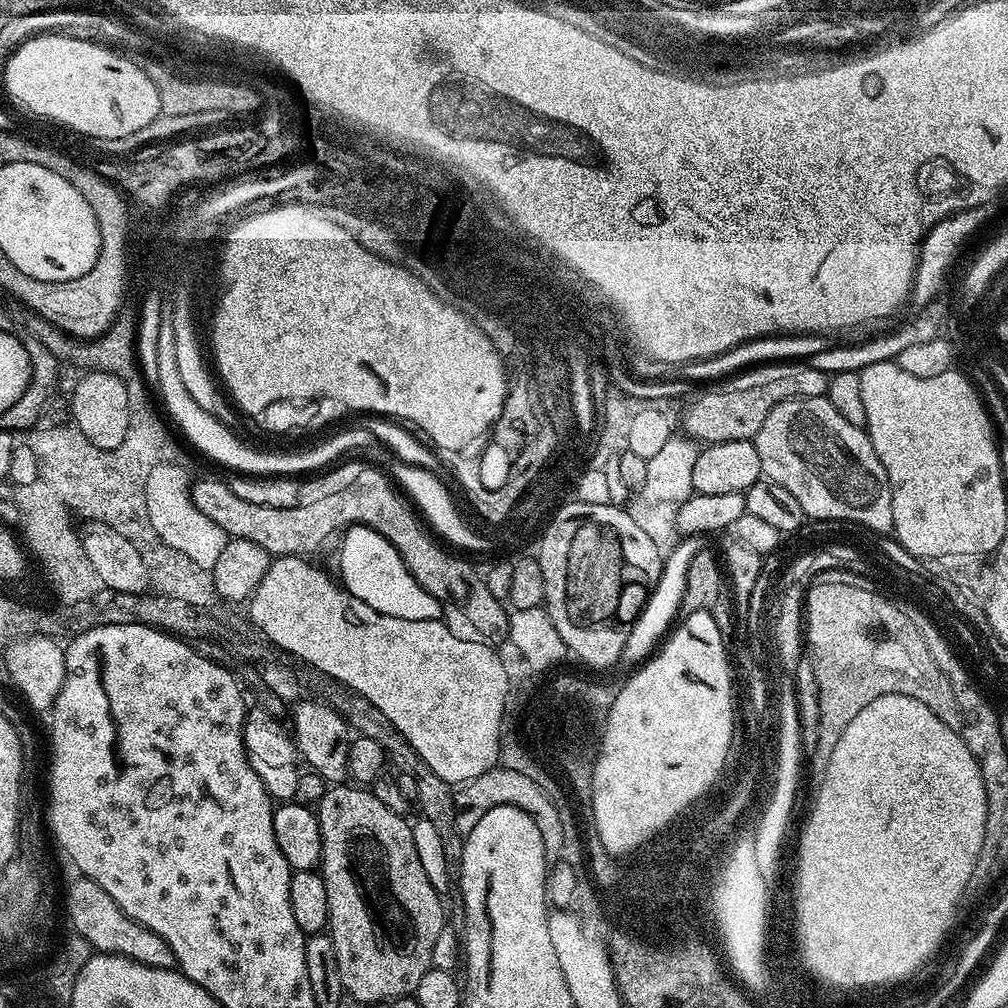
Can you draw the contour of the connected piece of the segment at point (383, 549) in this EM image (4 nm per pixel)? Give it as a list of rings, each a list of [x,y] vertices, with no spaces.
[[[367,524],[349,525],[341,535],[340,566],[341,585],[345,591],[366,602],[379,613],[391,617],[404,618],[406,621],[436,621],[443,619],[443,603],[434,598],[423,586],[413,578],[409,568],[398,550],[381,532]]]

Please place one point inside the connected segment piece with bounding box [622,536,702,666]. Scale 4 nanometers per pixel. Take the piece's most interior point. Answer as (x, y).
(651, 626)

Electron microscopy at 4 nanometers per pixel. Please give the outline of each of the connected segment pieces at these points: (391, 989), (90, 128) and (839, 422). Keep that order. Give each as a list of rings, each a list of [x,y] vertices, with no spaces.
[[[345,782],[329,787],[318,805],[320,817],[320,833],[322,834],[322,854],[320,855],[319,873],[326,882],[326,906],[328,907],[327,933],[334,942],[334,955],[338,958],[338,975],[342,978],[342,986],[347,995],[353,996],[362,1006],[379,1006],[384,1000],[399,1000],[408,998],[415,993],[418,982],[422,982],[422,974],[432,967],[432,955],[434,954],[434,938],[442,934],[446,927],[444,920],[444,904],[441,893],[430,886],[430,878],[426,878],[426,870],[422,870],[422,861],[418,858],[418,850],[414,846],[414,834],[412,824],[404,821],[401,813],[390,810],[383,802],[378,802],[374,794],[364,786],[353,786]]]
[[[72,34],[35,35],[24,41],[4,65],[4,84],[8,87],[9,97],[18,94],[19,99],[26,101],[32,108],[43,110],[47,116],[67,118],[68,124],[83,126],[84,132],[119,136],[134,134],[134,130],[150,126],[150,122],[154,122],[161,113],[158,90],[144,73],[143,67],[139,63],[135,64],[127,55],[88,38],[77,38]]]
[[[827,396],[778,402],[766,414],[754,443],[761,473],[790,490],[804,512],[814,513],[813,521],[849,520],[872,532],[893,531],[890,482],[867,431],[846,422]]]

